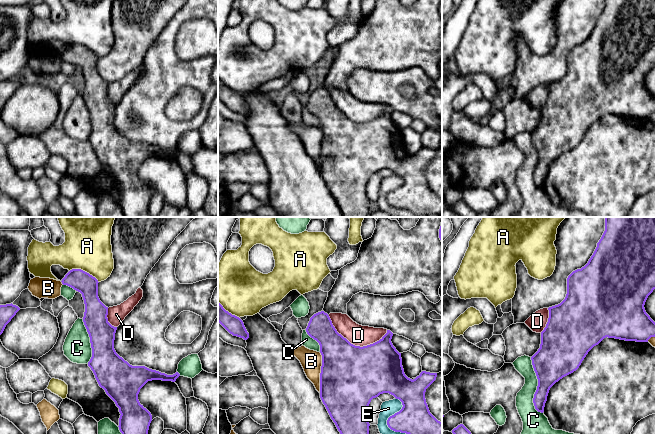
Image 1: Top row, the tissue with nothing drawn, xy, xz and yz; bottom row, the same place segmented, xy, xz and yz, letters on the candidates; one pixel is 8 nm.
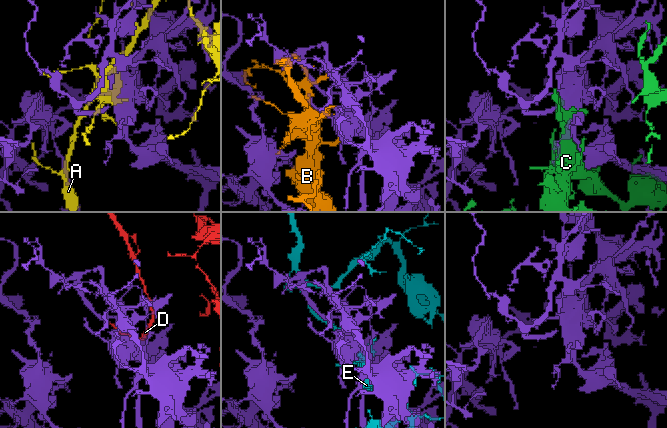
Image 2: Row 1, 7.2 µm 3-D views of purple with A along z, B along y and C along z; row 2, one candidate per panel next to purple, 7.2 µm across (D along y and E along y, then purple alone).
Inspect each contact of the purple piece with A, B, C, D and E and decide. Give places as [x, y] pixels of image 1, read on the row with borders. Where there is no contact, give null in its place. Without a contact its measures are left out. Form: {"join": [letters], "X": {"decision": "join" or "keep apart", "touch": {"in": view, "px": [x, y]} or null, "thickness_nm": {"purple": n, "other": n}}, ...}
{"join": ["D"], "A": {"decision": "keep apart", "touch": {"in": "xy", "px": [84, 271]}, "thickness_nm": {"purple": 170, "other": 380}}, "B": {"decision": "keep apart", "touch": {"in": "xz", "px": [321, 372]}, "thickness_nm": {"purple": 500, "other": 170}}, "C": {"decision": "keep apart", "touch": {"in": "yz", "px": [537, 386]}, "thickness_nm": {"purple": 300, "other": 150}}, "D": {"decision": "join", "touch": {"in": "xz", "px": [354, 345]}, "thickness_nm": {"purple": 500, "other": 170}}, "E": {"decision": "keep apart", "touch": {"in": "xz", "px": [387, 420]}, "thickness_nm": {"purple": 260, "other": 130}}}

